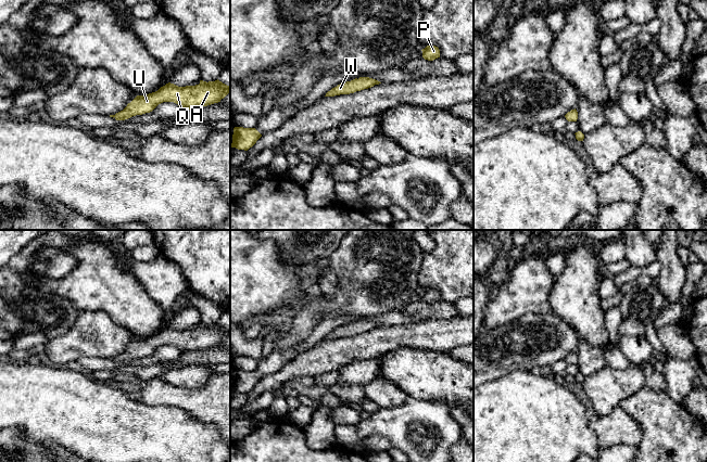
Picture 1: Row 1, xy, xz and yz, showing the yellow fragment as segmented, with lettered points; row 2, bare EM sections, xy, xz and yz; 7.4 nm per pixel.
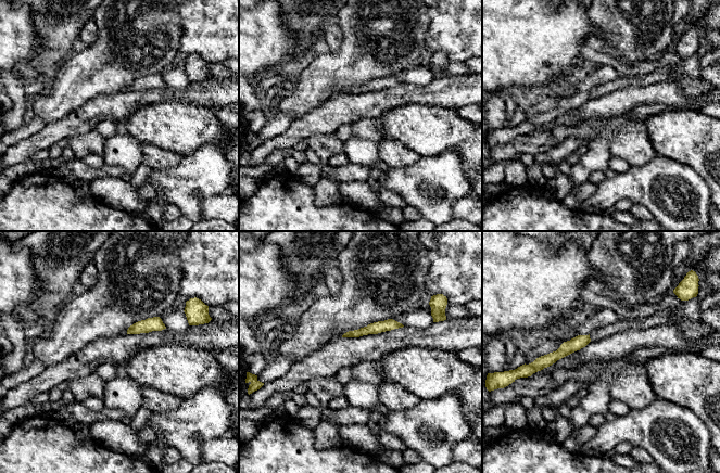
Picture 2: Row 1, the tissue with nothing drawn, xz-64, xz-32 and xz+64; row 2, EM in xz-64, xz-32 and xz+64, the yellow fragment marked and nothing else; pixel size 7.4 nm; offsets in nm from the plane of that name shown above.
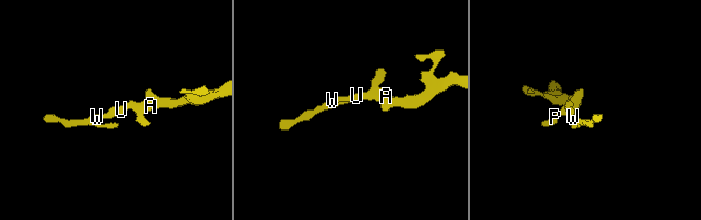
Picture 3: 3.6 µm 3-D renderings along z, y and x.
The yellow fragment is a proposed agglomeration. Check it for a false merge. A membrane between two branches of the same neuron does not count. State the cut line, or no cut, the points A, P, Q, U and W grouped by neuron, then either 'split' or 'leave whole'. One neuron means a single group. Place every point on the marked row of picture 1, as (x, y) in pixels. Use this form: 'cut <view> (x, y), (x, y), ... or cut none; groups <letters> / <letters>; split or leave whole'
cut none; groups A P Q U W; leave whole

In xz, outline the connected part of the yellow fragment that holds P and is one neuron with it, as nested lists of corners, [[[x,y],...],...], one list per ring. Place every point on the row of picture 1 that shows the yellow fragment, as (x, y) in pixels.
[[[427,46],[422,51],[422,57],[428,61],[433,61],[440,57],[440,50],[435,46]]]

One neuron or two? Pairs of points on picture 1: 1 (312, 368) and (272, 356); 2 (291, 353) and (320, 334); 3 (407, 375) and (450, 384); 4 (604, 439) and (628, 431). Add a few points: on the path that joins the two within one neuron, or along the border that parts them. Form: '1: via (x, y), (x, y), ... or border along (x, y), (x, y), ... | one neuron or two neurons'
1: border along (311, 347), (268, 375) | two neurons
2: via (299, 349), (313, 339) | one neuron
3: via (418, 375), (439, 376) | one neuron
4: via (609, 434), (613, 431), (622, 431) | one neuron

